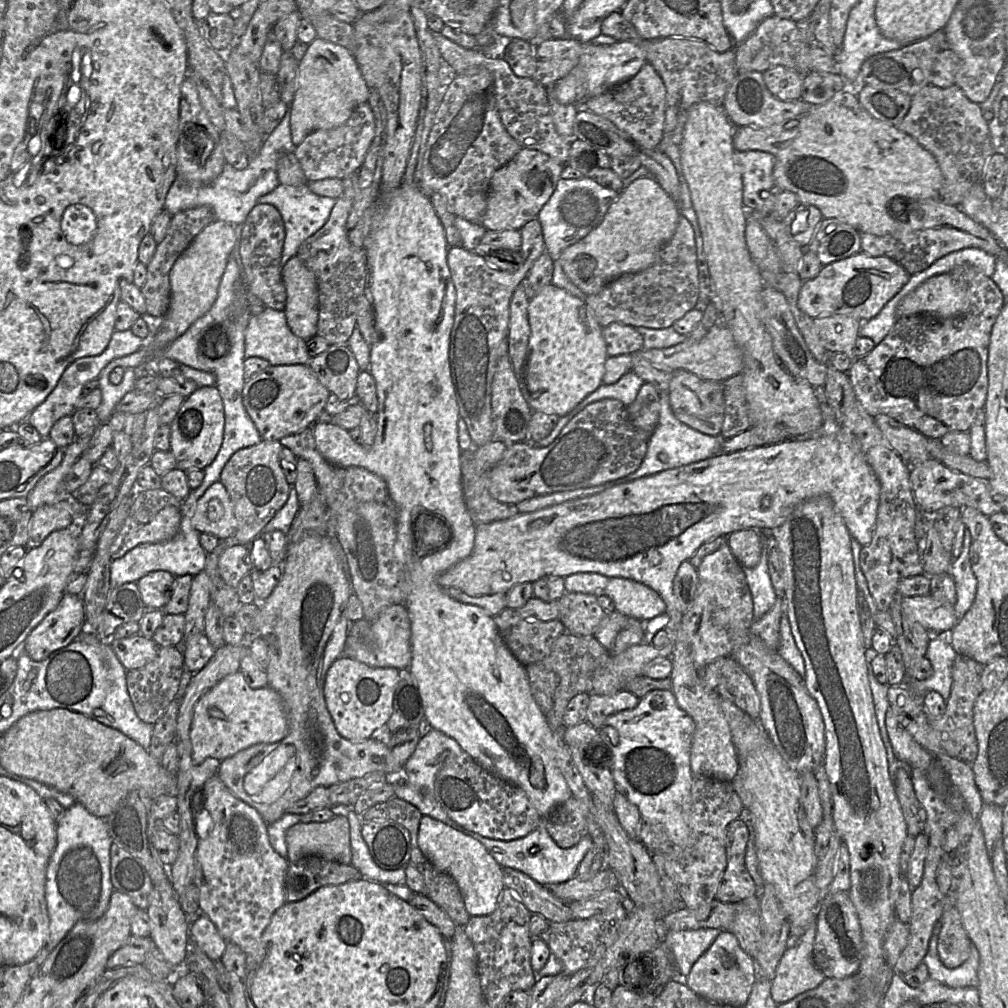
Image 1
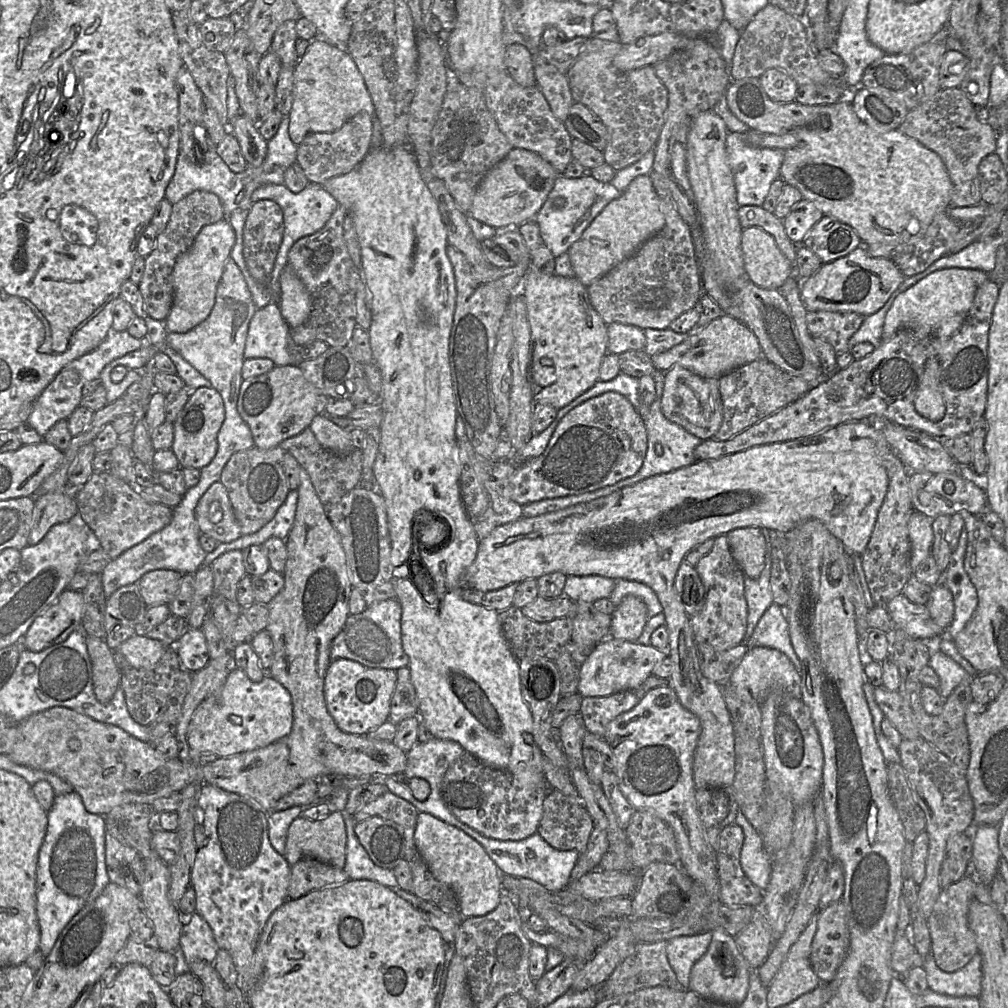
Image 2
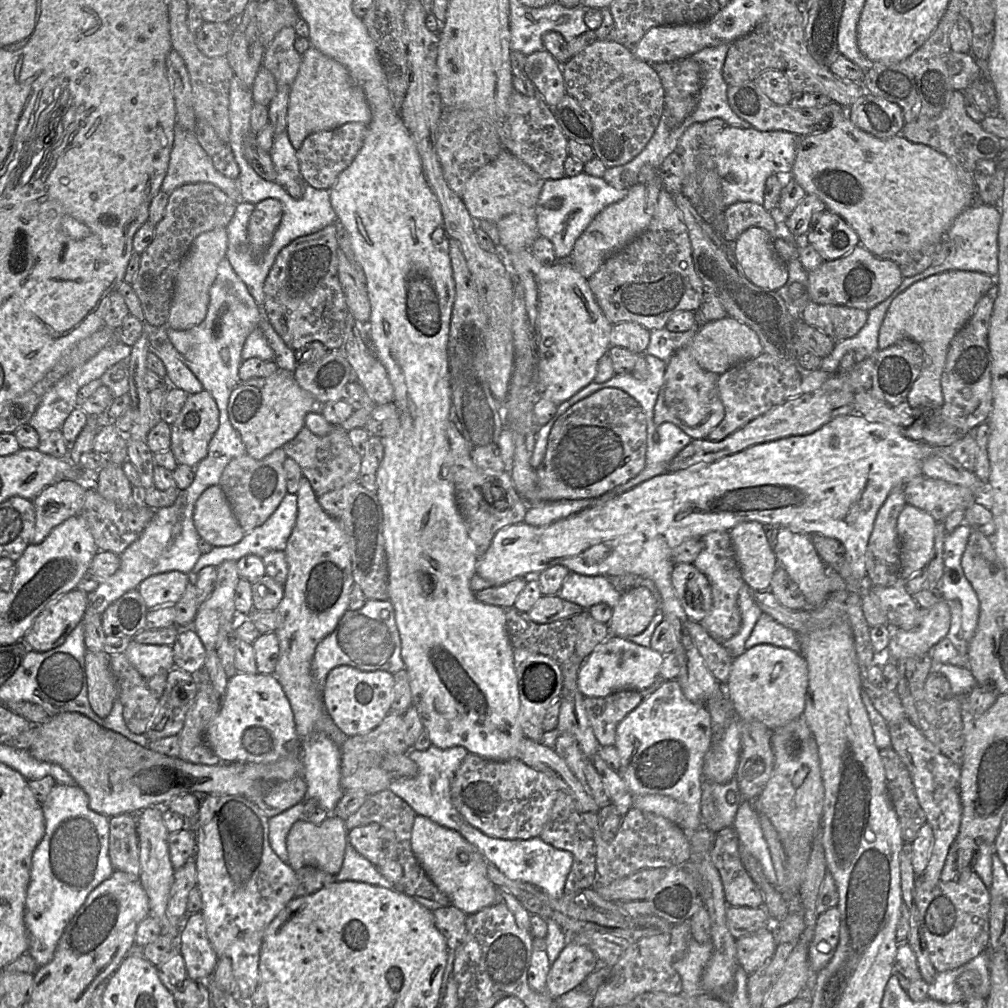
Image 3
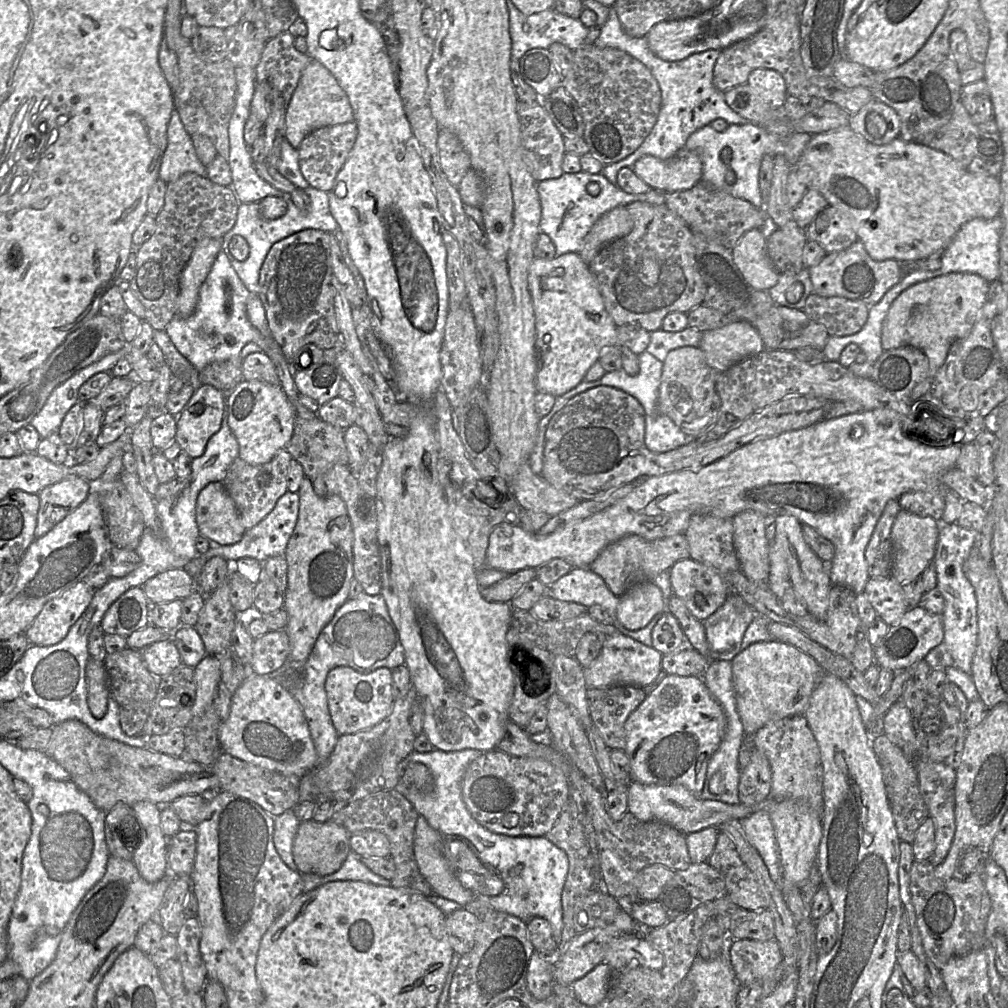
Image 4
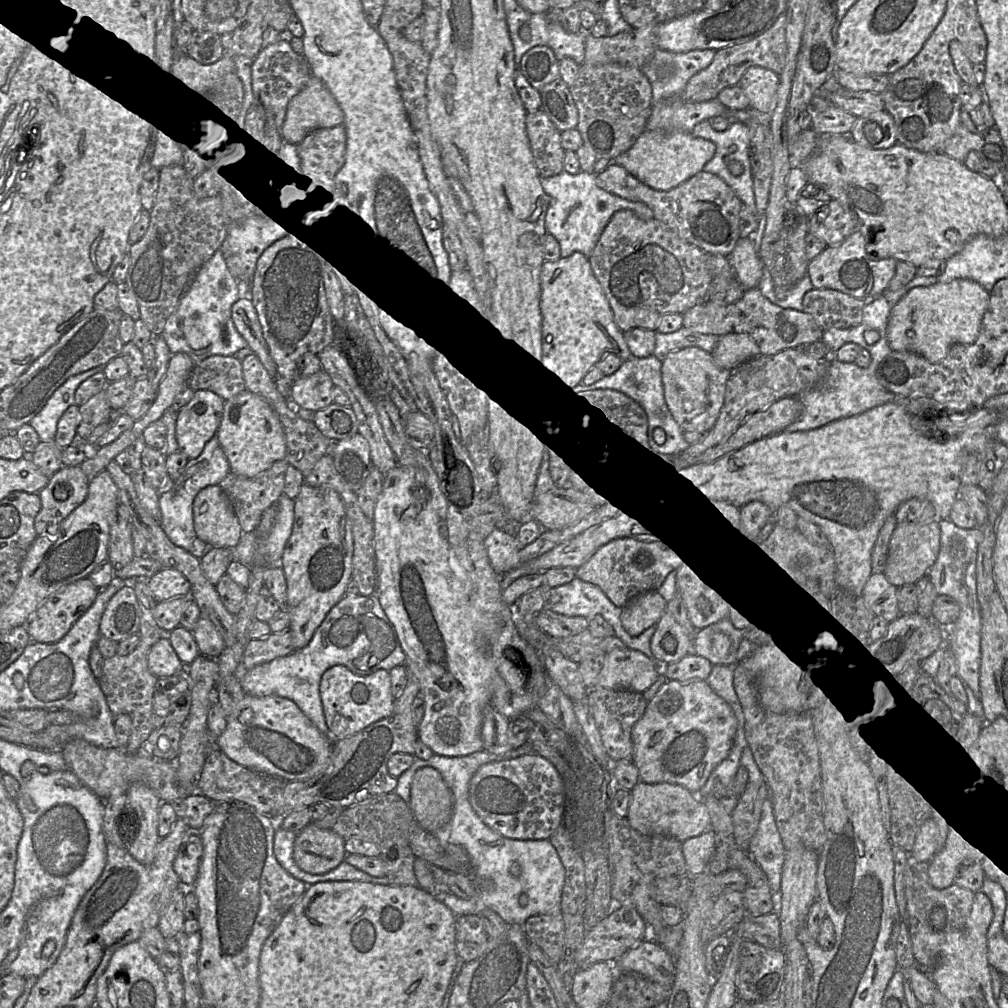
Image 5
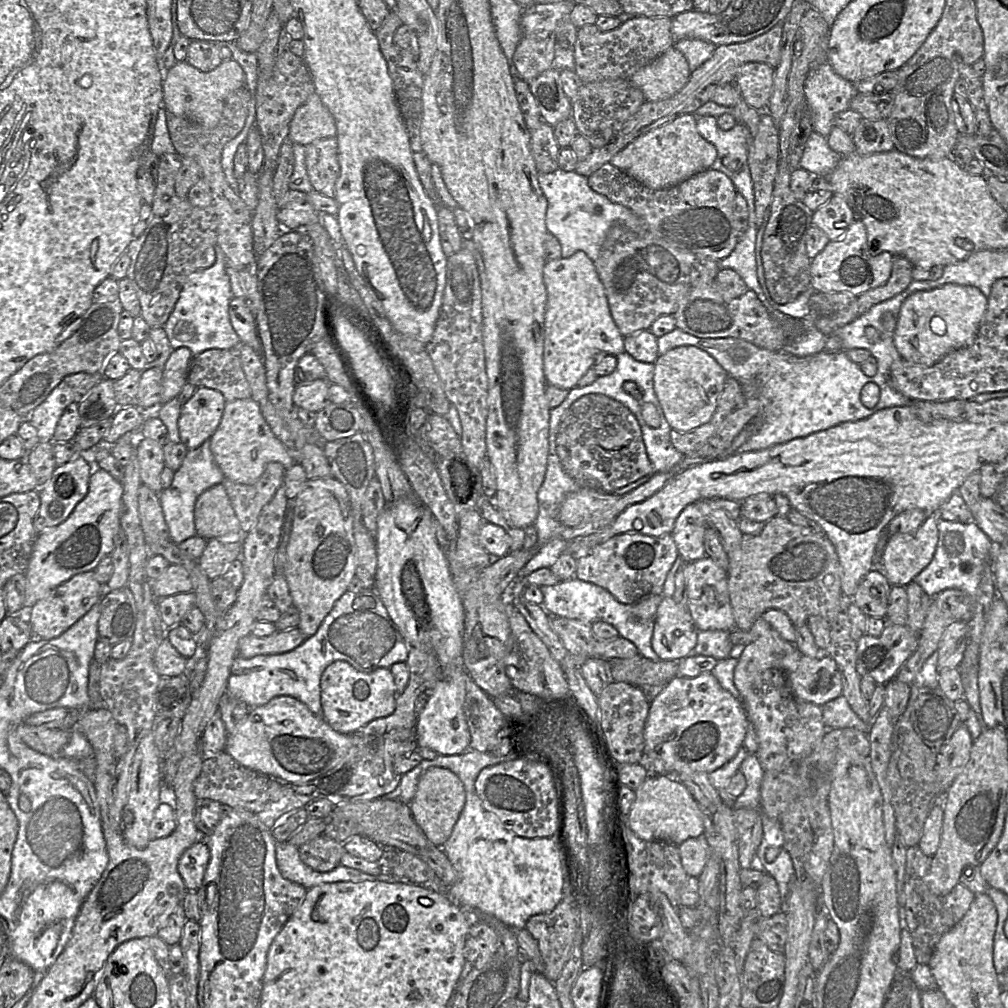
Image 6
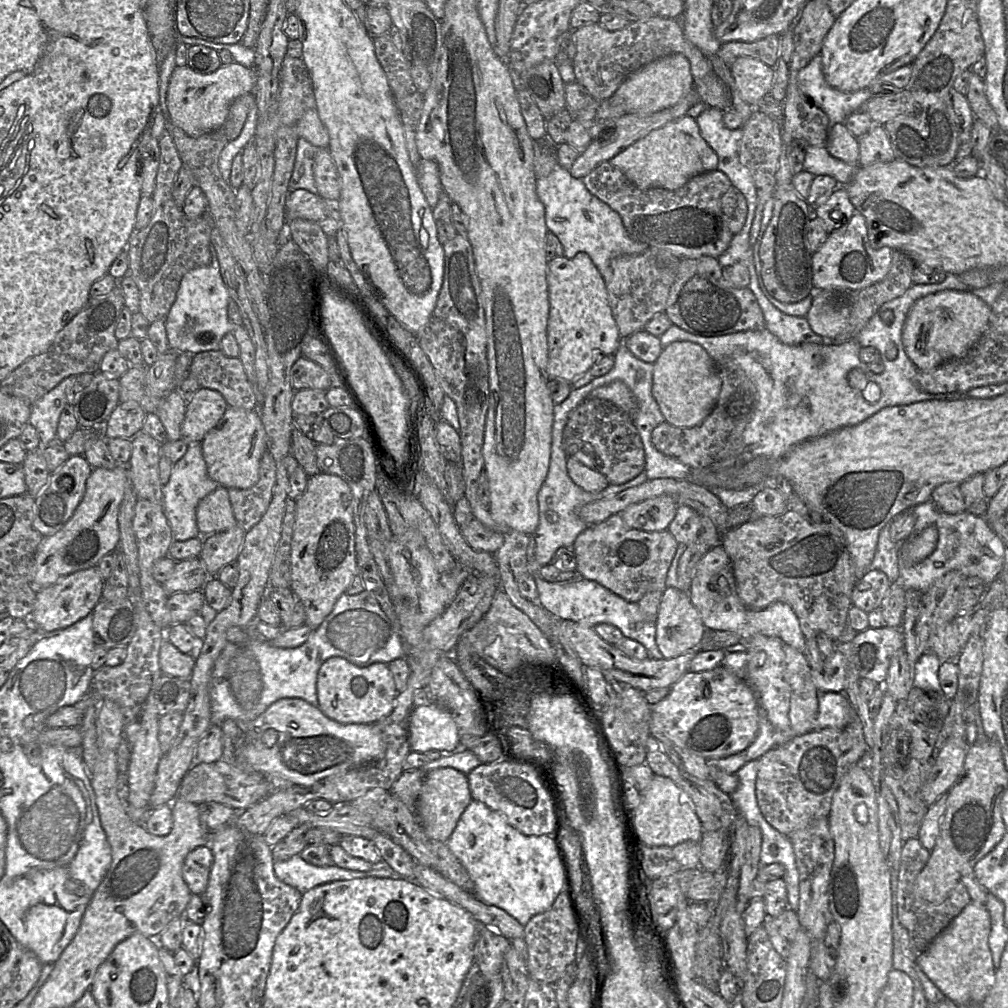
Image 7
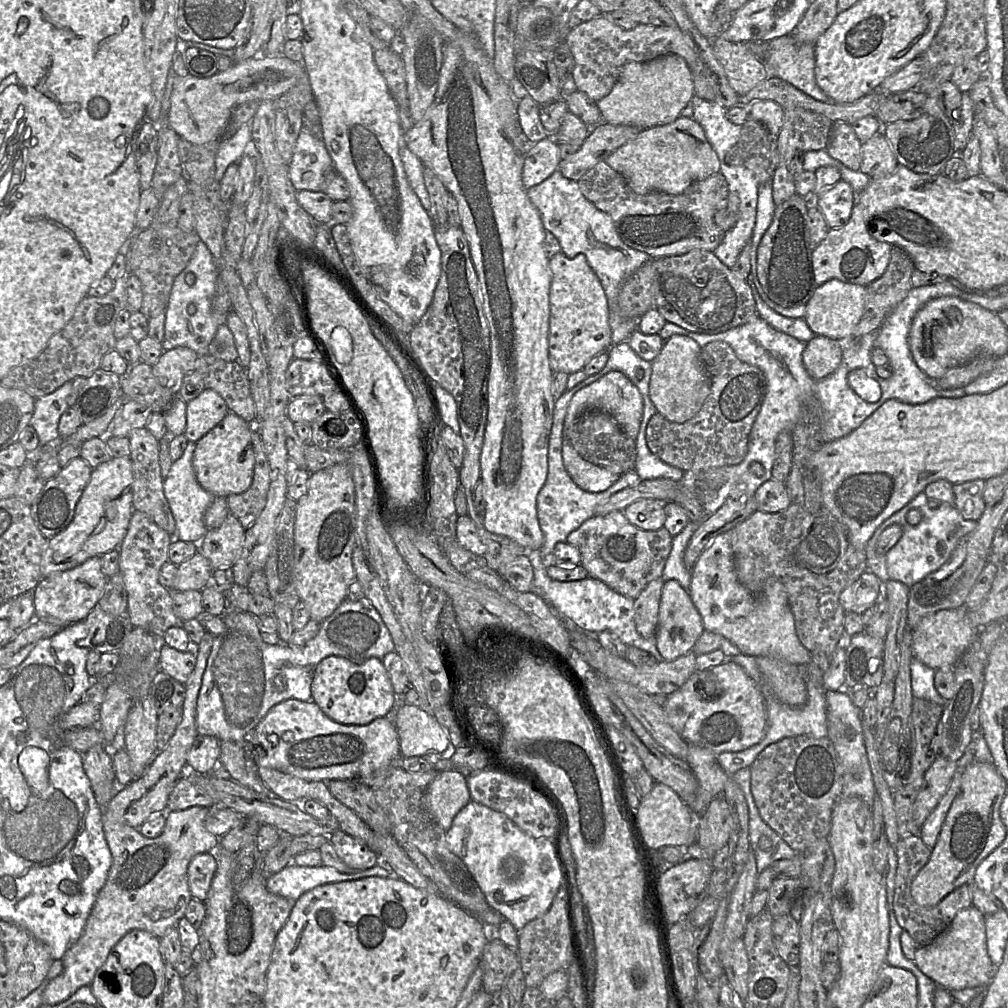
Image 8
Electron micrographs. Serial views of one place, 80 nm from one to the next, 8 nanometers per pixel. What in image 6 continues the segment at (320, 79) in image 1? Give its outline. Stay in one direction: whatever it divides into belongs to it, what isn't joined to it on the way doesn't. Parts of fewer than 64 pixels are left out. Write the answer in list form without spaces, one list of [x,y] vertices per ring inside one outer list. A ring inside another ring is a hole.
[[[314,92],[295,111],[288,138],[293,144],[306,146],[319,139],[335,137],[336,131],[334,117]]]

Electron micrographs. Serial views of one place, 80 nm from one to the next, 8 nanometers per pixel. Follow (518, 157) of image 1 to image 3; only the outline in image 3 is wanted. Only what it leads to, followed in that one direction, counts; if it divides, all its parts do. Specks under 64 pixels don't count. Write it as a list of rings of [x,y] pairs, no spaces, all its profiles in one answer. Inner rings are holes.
[[[507,150],[476,170],[467,180],[461,199],[474,219],[496,223],[522,207],[536,207],[545,179]]]

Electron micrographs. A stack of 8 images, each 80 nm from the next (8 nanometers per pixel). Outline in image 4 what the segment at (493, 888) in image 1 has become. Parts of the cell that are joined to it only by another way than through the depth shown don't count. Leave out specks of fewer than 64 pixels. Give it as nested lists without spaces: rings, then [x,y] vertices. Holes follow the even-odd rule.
[[[419,815],[414,831],[414,857],[419,871],[429,883],[434,895],[455,901],[462,906],[475,894],[466,889],[442,854],[443,837]]]

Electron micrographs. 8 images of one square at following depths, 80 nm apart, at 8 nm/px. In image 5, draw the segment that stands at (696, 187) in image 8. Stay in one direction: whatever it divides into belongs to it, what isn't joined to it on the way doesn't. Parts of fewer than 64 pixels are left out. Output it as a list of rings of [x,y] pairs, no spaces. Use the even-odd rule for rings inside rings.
[[[611,163],[596,175],[596,184],[599,188],[632,202],[642,202],[653,212],[653,218],[666,224],[676,232],[680,238],[697,246],[710,254],[729,256],[741,237],[739,213],[743,203],[734,191],[717,175],[701,171],[668,191],[659,191],[650,188],[631,175],[625,168]]]

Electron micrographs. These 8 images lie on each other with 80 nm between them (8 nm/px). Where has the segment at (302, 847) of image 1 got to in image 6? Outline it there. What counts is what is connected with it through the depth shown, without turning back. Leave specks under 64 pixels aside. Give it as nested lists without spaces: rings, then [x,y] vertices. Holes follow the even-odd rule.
[[[320,835],[298,847],[300,858],[304,864],[318,872],[328,872],[340,864],[346,852],[343,844]]]

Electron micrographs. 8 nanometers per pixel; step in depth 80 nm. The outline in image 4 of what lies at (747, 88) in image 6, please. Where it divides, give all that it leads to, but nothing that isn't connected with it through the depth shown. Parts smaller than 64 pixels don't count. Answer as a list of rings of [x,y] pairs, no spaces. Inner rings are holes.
[[[755,69],[750,73],[747,83],[770,108],[782,108],[788,93],[780,73],[773,69]]]

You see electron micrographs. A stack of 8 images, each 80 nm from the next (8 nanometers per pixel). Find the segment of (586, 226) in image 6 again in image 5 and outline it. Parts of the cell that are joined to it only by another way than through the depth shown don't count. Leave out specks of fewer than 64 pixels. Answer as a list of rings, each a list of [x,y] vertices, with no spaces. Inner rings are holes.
[[[563,170],[555,176],[540,179],[541,187],[548,197],[545,228],[558,241],[561,258],[577,251],[589,258],[607,223],[619,210],[631,210],[642,220],[653,218],[653,212],[646,204],[626,200],[599,188],[596,175],[584,171],[570,174]]]

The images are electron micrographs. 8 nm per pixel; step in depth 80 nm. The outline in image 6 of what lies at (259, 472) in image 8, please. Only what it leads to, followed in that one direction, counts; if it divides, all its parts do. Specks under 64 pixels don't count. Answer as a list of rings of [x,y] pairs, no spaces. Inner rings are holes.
[[[270,462],[254,484],[240,484],[227,478],[223,480],[242,534],[247,534],[257,523],[264,506],[284,483],[285,472],[286,468],[281,463]]]

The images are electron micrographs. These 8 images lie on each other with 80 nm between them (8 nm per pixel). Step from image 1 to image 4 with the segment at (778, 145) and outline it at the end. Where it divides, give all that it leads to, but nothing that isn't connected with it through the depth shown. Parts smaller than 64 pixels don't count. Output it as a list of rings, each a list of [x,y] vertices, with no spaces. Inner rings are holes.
[[[849,126],[814,134],[811,135],[793,170],[807,189],[818,191],[826,199],[828,205],[838,208],[850,219],[858,240],[863,243],[866,252],[875,261],[893,259],[898,262],[921,262],[939,249],[946,248],[966,222],[974,218],[993,219],[1001,213],[1002,190],[998,177],[987,173],[971,172],[951,156],[917,142],[904,141],[899,136],[888,144],[875,145],[855,133]]]

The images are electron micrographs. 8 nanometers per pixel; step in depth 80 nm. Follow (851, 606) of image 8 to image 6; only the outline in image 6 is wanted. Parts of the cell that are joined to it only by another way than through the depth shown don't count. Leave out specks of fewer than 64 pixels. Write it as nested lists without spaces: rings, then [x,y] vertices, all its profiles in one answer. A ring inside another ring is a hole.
[[[874,567],[864,576],[850,601],[867,616],[885,619],[891,586],[880,569]]]

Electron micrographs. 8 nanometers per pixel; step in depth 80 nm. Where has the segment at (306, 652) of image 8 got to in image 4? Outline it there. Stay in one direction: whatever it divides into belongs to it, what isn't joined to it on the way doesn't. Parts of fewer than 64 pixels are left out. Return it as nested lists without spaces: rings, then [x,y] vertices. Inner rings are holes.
[[[362,592],[357,597],[346,600],[337,609],[333,618],[320,632],[309,657],[300,670],[288,670],[286,673],[282,670],[276,674],[303,711],[318,755],[319,765],[328,759],[339,737],[331,721],[327,705],[325,680],[328,672],[337,666],[347,666],[359,673],[366,674],[381,667],[393,670],[403,664],[405,664],[404,648],[401,644],[397,628],[389,616],[383,596],[380,594],[371,596]]]

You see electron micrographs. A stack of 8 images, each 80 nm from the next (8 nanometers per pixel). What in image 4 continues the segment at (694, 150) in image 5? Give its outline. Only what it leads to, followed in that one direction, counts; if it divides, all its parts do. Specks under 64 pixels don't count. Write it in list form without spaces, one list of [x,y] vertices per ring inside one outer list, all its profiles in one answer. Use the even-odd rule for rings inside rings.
[[[683,147],[668,159],[642,156],[632,170],[651,188],[672,193],[690,189],[701,181],[702,161],[696,152]]]

